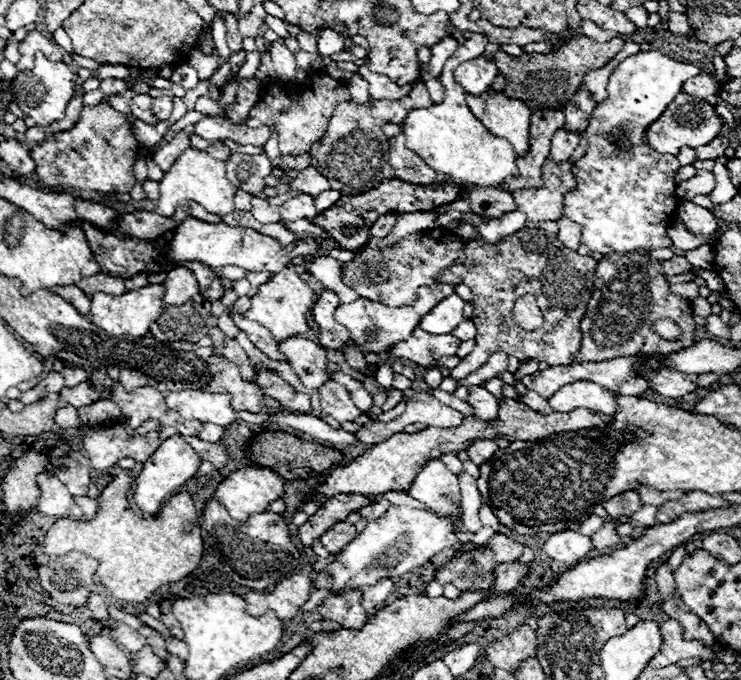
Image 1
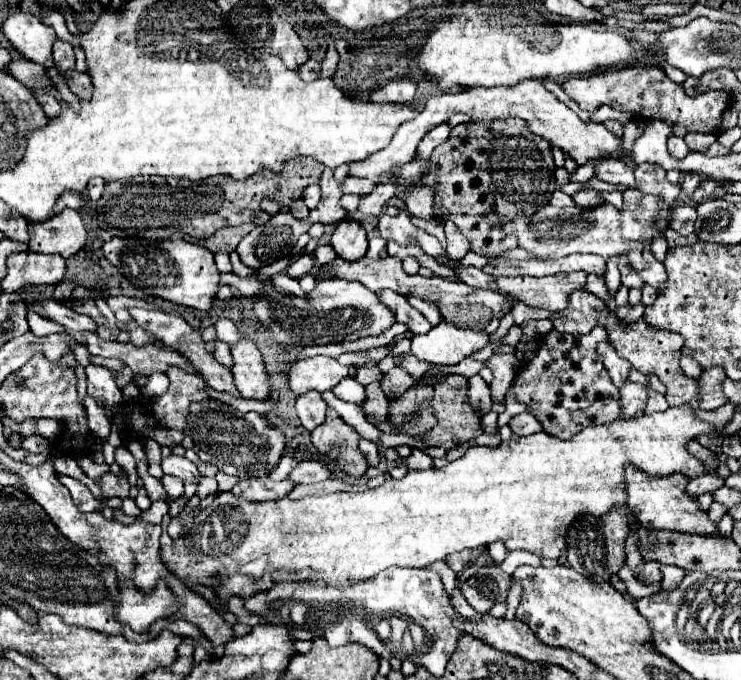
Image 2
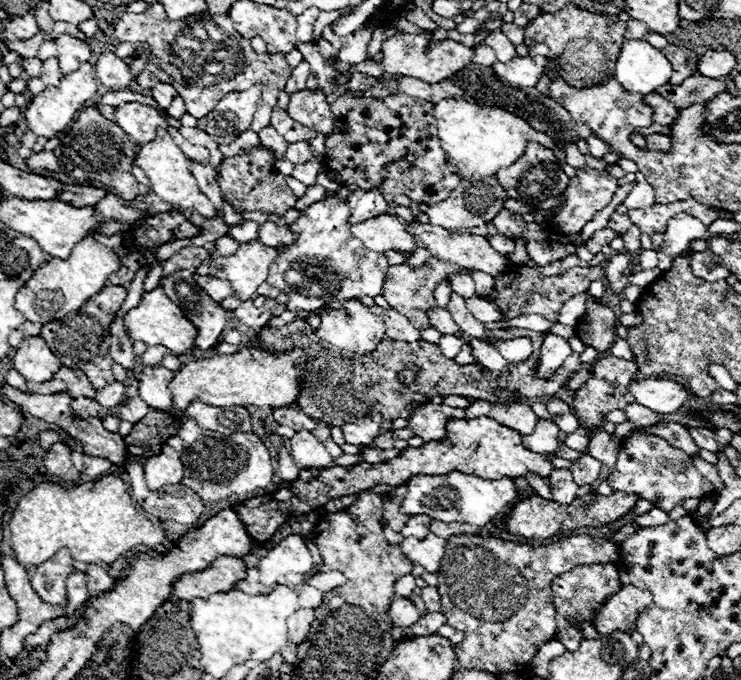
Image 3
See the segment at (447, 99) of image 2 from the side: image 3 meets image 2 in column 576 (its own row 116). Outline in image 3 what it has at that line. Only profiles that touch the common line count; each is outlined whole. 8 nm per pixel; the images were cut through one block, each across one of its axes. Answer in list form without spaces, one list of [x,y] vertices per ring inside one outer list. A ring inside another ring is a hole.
[[[138,102],[118,106],[114,122],[130,136],[134,144],[146,144],[156,136],[158,128],[168,128],[166,118],[156,108]]]

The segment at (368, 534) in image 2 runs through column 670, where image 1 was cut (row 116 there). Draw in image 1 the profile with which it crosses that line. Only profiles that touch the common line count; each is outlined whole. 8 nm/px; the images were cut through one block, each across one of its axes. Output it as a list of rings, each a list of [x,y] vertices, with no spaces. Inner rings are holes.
[[[472,34],[462,46],[458,46],[456,54],[452,54],[452,58],[444,64],[440,76],[440,82],[446,88],[444,102],[434,104],[430,108],[412,110],[402,124],[402,130],[406,136],[406,146],[410,150],[416,150],[416,154],[420,154],[420,158],[438,174],[448,174],[454,182],[462,182],[462,184],[500,188],[506,178],[518,176],[518,166],[516,166],[518,156],[514,154],[512,144],[508,140],[494,138],[472,116],[466,104],[466,94],[454,80],[456,66],[460,66],[464,60],[480,56],[486,44],[488,38],[484,38],[484,34]]]

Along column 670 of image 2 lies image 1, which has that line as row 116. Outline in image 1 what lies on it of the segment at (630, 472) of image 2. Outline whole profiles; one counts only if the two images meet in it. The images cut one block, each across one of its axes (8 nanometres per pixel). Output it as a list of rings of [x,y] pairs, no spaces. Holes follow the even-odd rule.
[[[492,88],[480,96],[466,94],[472,114],[498,138],[506,138],[518,156],[530,150],[530,110],[524,102],[496,94]]]

